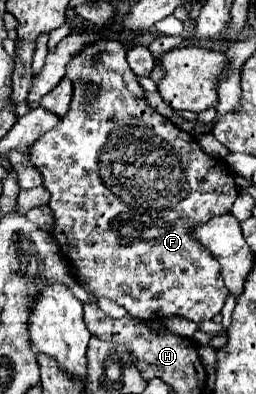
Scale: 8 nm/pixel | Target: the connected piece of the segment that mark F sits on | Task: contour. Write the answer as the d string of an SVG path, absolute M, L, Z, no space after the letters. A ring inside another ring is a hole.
M99 40L93 46L87 46L81 54L77 54L69 64L67 64L67 76L73 80L73 100L69 106L69 112L65 114L65 118L61 118L61 122L49 130L47 134L43 134L35 146L31 146L29 150L29 160L31 164L41 172L43 176L43 186L51 192L51 200L49 200L49 208L53 210L55 216L55 226L53 226L53 236L63 252L63 256L77 268L77 280L81 282L81 286L95 298L109 298L113 302L117 302L119 306L123 306L133 318L141 318L141 320L165 320L169 316L181 316L187 318L195 324L201 324L203 320L211 320L215 314L221 312L223 302L227 298L227 290L225 284L221 280L221 266L219 262L215 262L215 258L211 256L211 252L197 242L193 230L195 226L205 224L209 218L213 216L223 216L229 214L235 198L237 198L237 186L235 186L235 178L233 172L229 172L227 164L205 154L197 140L179 130L175 124L171 124L167 118L163 118L159 112L155 112L153 108L147 106L147 100L143 96L143 88L139 86L139 82L135 80L135 74L131 72L127 60L125 60L127 48L117 42L117 40Z

